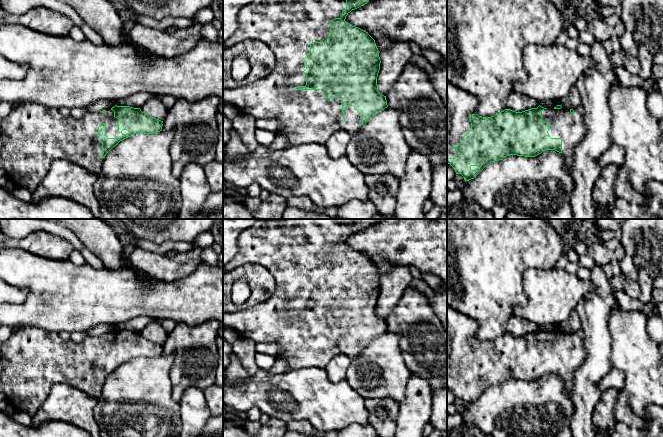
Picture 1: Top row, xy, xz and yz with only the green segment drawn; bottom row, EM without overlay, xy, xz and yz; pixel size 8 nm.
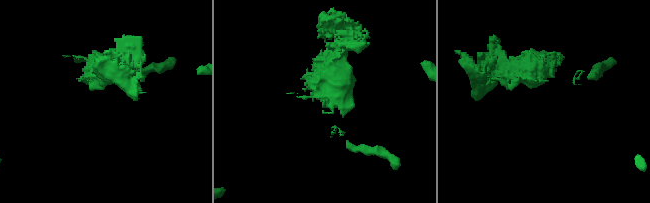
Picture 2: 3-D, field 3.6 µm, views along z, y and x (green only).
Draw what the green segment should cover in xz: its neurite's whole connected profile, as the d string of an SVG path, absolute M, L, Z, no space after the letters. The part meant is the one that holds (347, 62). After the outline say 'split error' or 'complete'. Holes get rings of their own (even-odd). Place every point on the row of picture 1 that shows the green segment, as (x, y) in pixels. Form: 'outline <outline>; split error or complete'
outline M253 0L251 3L243 6L237 15L238 28L228 39L223 41L223 50L229 49L245 40L253 39L269 47L275 56L275 66L267 76L251 84L238 88L223 89L223 102L235 105L240 113L250 115L257 120L278 120L280 122L280 127L275 133L276 135L283 134L288 137L287 146L296 145L298 143L325 144L337 131L346 131L351 135L359 131L375 114L388 107L386 96L378 91L377 77L381 60L375 40L366 31L352 26L345 21L346 16L352 10L368 2L369 0Z; split error

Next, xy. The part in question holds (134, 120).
outline M26 102L18 104L10 114L0 121L0 168L6 171L7 176L15 186L28 189L31 193L36 190L46 176L53 161L62 159L75 163L96 175L101 170L106 154L120 141L138 133L154 134L162 130L163 121L153 118L140 108L117 106L102 112L88 112L81 118L71 115L65 116L55 108Z; split error

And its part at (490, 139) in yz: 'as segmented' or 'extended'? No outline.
extended

